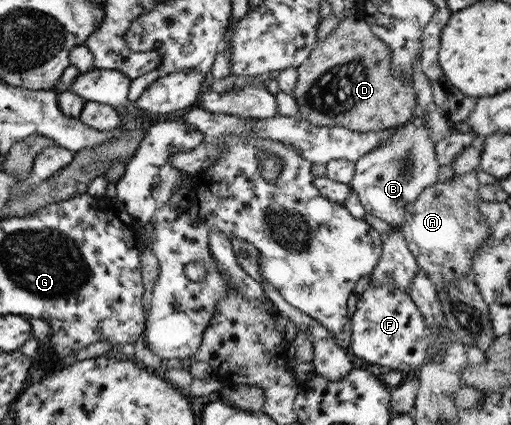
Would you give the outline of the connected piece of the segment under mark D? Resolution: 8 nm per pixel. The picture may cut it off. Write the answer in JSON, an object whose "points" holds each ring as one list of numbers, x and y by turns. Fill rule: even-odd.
{"points":[[346,16,338,21,324,40,316,41,306,60,295,68,297,80,292,95,298,105,298,117,320,127,344,127,352,132,367,133,395,128,414,118,416,94,411,82,396,77,390,69,390,47,377,39,362,20]]}

